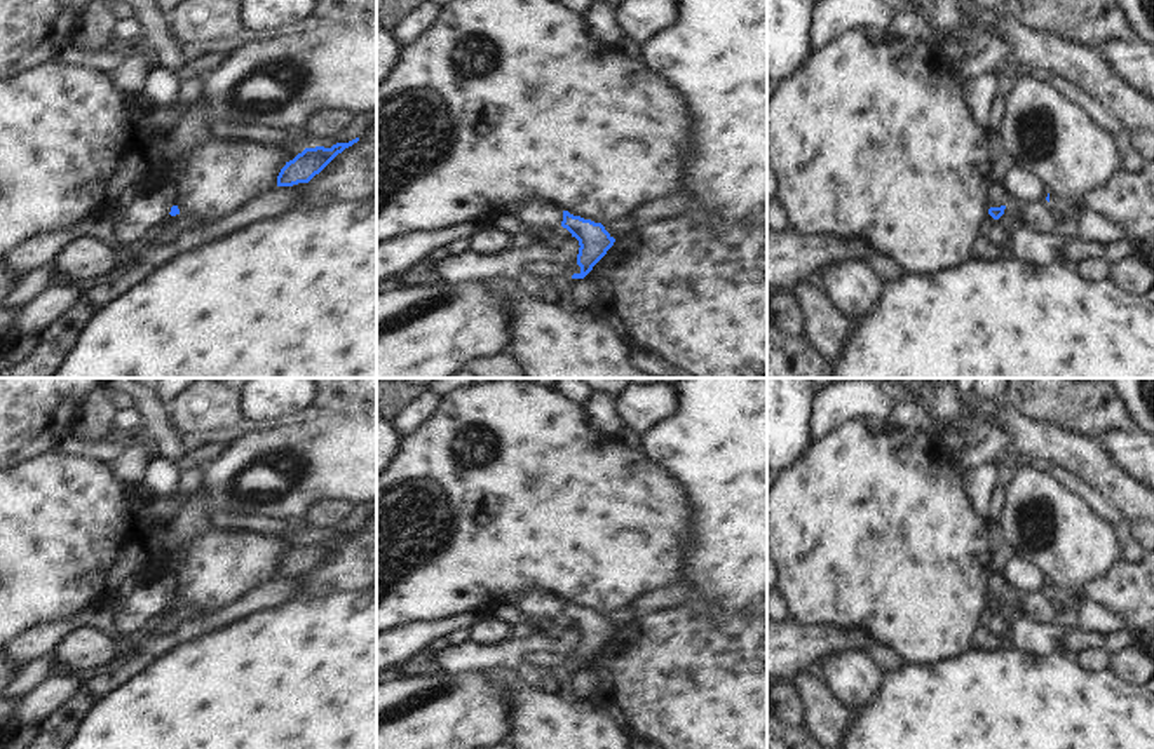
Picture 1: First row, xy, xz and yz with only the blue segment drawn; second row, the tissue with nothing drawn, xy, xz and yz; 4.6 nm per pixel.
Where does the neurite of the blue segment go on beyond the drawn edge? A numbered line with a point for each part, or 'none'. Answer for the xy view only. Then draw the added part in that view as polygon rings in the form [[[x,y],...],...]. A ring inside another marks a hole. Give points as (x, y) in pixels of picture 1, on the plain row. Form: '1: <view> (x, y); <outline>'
none

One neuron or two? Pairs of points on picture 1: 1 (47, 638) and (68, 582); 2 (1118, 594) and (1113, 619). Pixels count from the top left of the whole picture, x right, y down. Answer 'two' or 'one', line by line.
1: two
2: two

